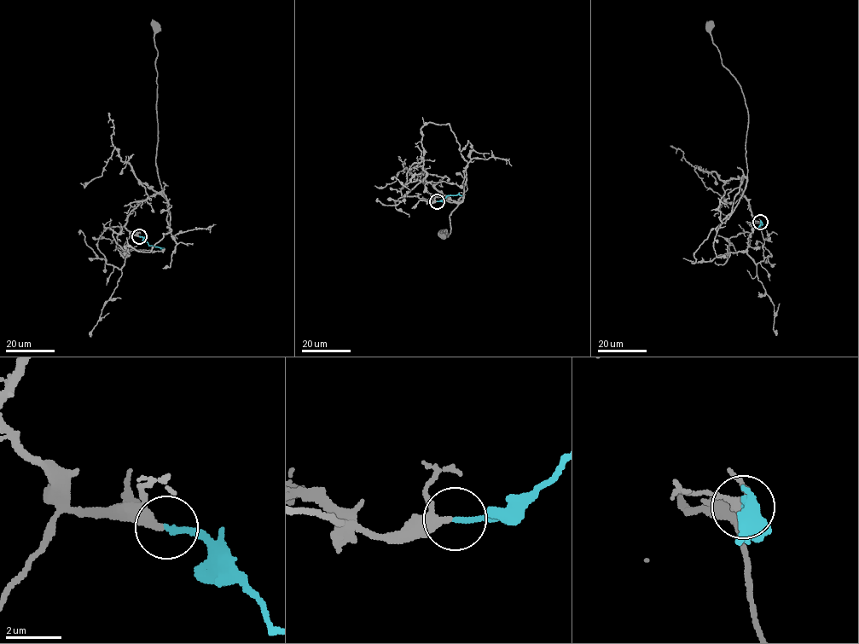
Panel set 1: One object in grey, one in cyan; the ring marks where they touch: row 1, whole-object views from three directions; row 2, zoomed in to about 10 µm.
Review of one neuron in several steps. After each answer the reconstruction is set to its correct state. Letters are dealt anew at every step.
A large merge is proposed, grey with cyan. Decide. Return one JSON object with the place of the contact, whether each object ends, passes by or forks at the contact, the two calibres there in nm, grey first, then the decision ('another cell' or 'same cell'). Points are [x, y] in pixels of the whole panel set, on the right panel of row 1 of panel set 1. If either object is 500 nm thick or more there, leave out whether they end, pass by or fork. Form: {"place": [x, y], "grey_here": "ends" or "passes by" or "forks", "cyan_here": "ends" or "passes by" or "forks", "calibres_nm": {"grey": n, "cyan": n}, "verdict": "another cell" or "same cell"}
{"place": [760, 222], "grey_here": "passes by", "cyan_here": "ends", "calibres_nm": {"grey": 240, "cyan": 200}, "verdict": "same cell"}

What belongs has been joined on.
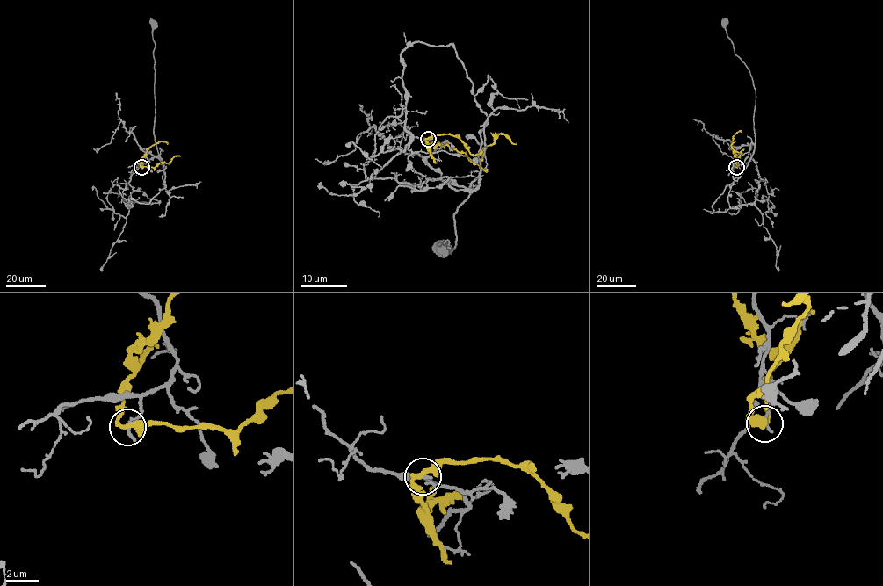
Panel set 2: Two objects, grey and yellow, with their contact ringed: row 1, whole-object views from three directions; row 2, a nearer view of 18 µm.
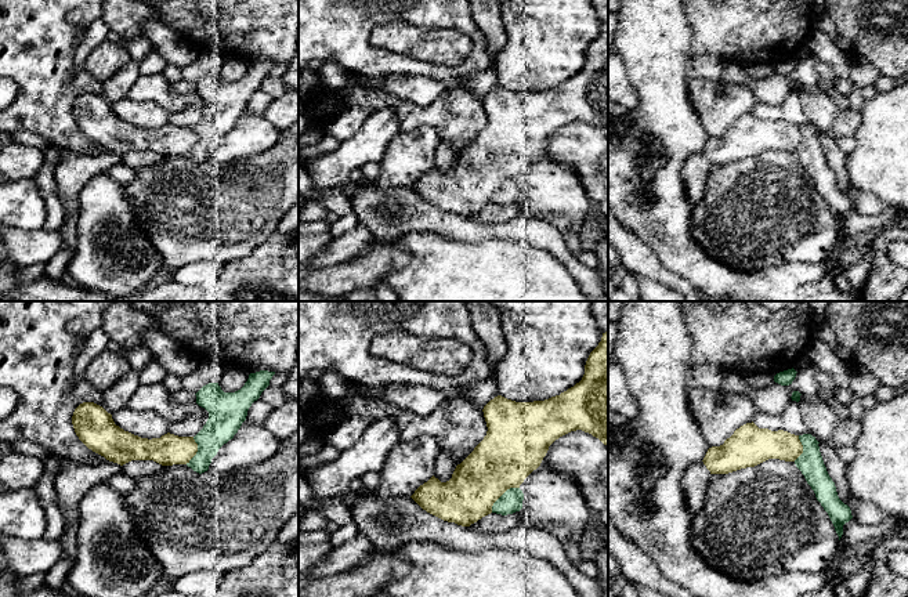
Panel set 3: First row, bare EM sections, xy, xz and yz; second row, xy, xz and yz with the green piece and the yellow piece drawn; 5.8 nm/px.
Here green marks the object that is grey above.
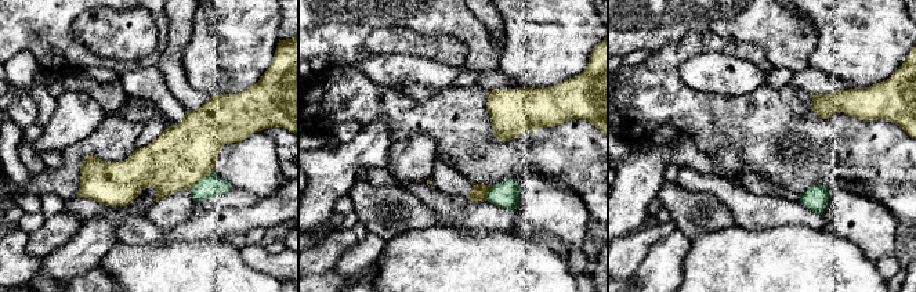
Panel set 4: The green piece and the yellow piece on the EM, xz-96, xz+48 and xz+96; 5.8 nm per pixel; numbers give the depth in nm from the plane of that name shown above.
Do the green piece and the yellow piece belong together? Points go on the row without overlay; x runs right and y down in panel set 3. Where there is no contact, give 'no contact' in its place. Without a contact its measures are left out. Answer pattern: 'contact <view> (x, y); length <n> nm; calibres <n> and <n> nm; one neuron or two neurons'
contact xz (502, 185); length 220 nm; calibres 130 and 340 nm; two neurons

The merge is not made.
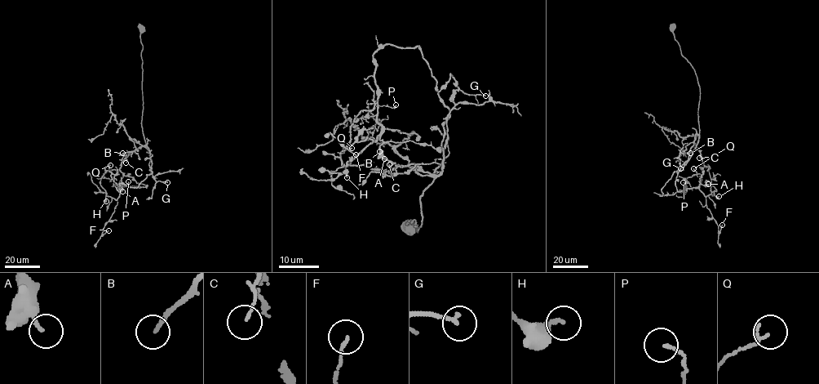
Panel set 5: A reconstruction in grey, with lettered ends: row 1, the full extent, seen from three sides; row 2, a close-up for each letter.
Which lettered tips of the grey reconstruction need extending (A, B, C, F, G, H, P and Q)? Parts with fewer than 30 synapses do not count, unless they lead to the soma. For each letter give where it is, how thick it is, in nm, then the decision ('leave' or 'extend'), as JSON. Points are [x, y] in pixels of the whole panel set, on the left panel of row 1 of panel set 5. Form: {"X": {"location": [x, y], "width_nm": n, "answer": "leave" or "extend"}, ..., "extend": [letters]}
{"A": {"location": [122, 191], "width_nm": 190, "answer": "leave"}, "B": {"location": [122, 153], "width_nm": 170, "answer": "extend"}, "C": {"location": [126, 162], "width_nm": 110, "answer": "leave"}, "F": {"location": [108, 230], "width_nm": 120, "answer": "leave"}, "G": {"location": [167, 182], "width_nm": 160, "answer": "leave"}, "H": {"location": [106, 201], "width_nm": 180, "answer": "leave"}, "P": {"location": [128, 181], "width_nm": 140, "answer": "leave"}, "Q": {"location": [110, 165], "width_nm": 120, "answer": "leave"}, "extend": ["B"]}

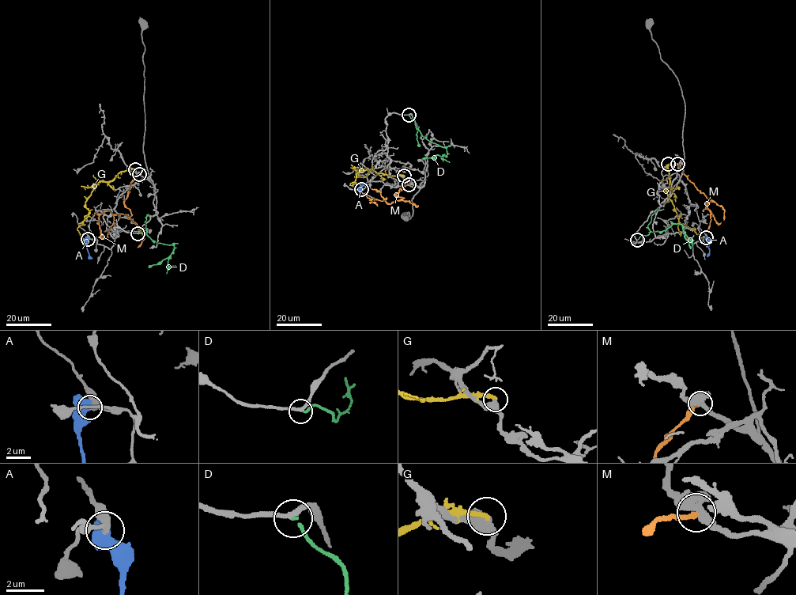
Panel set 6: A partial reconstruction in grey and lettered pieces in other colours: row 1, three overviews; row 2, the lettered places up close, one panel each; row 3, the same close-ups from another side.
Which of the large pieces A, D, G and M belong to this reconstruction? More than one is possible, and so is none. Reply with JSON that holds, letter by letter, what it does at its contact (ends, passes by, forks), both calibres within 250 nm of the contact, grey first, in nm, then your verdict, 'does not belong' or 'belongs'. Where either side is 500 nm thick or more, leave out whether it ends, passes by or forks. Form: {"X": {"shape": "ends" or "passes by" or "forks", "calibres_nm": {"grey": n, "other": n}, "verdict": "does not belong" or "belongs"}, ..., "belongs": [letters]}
{"A": {"calibres_nm": {"grey": 380, "other": 700}, "verdict": "does not belong"}, "D": {"shape": "ends", "calibres_nm": {"grey": 220, "other": 140}, "verdict": "belongs"}, "G": {"shape": "ends", "calibres_nm": {"grey": 440, "other": 260}, "verdict": "does not belong"}, "M": {"shape": "ends", "calibres_nm": {"grey": 400, "other": 240}, "verdict": "does not belong"}, "belongs": ["D"]}

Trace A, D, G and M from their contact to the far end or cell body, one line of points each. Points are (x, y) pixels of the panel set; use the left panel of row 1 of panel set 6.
A: (88, 239), (86, 247), (89, 259)
D: (137, 233), (146, 233), (158, 243), (174, 245), (168, 257), (149, 267)
G: (135, 169), (121, 171), (111, 181), (97, 181), (93, 186), (84, 202), (88, 212), (77, 228), (81, 236)
M: (138, 174), (130, 183), (124, 201), (130, 217), (110, 211), (99, 216), (99, 233), (103, 236)

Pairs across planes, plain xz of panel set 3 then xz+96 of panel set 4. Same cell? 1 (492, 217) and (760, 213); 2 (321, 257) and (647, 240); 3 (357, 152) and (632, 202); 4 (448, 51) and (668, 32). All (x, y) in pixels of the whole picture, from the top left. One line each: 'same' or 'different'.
1: same
2: same
3: same
4: different

